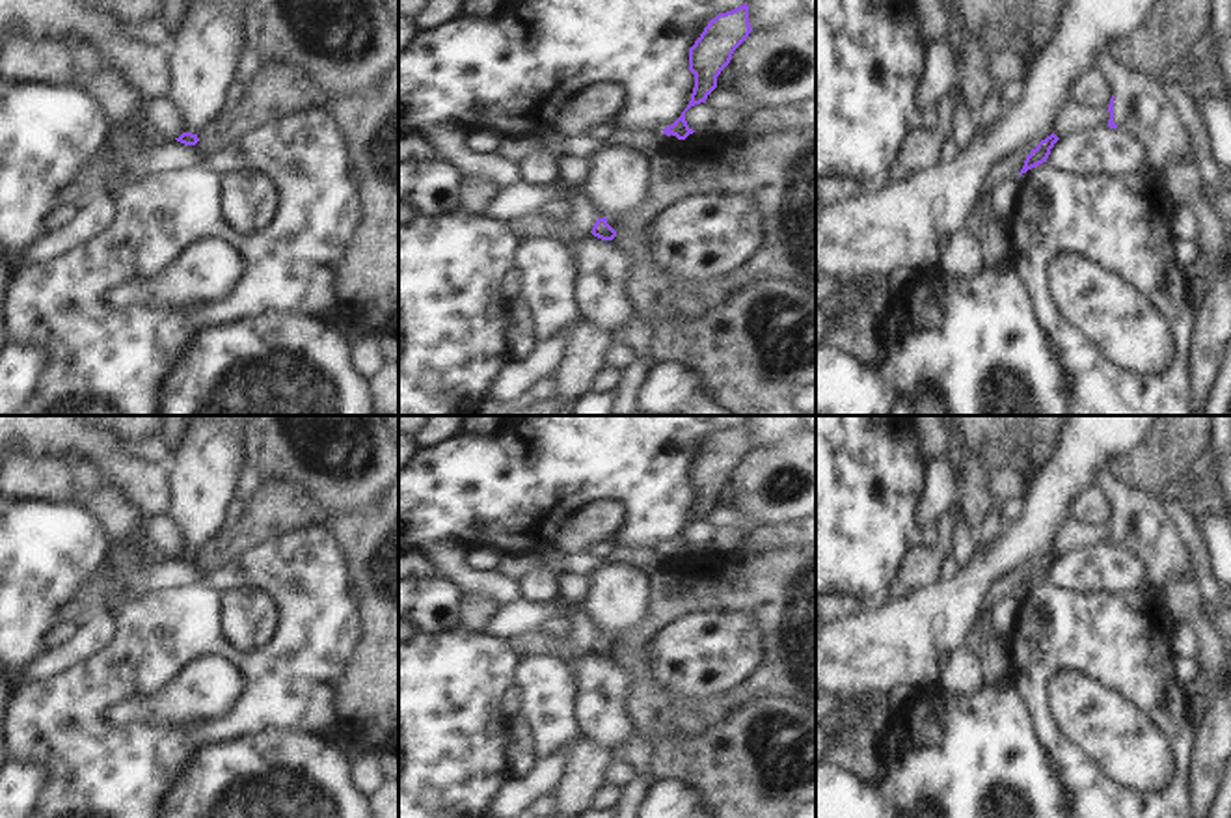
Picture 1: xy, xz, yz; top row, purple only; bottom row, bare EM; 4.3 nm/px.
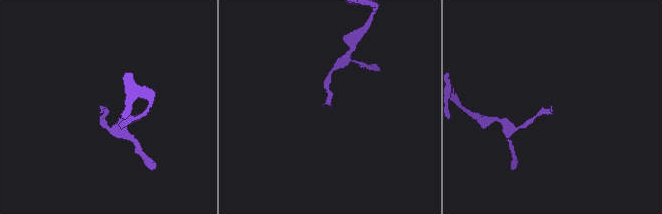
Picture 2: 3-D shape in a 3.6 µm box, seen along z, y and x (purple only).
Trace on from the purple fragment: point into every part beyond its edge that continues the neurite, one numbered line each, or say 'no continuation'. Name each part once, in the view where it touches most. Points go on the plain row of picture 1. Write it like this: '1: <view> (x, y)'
1: yz (1140, 524)

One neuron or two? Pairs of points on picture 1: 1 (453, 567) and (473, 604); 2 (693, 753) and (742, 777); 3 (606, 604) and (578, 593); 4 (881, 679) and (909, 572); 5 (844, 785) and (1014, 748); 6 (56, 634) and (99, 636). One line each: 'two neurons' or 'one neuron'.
1: two neurons
2: one neuron
3: two neurons
4: two neurons
5: one neuron
6: two neurons

